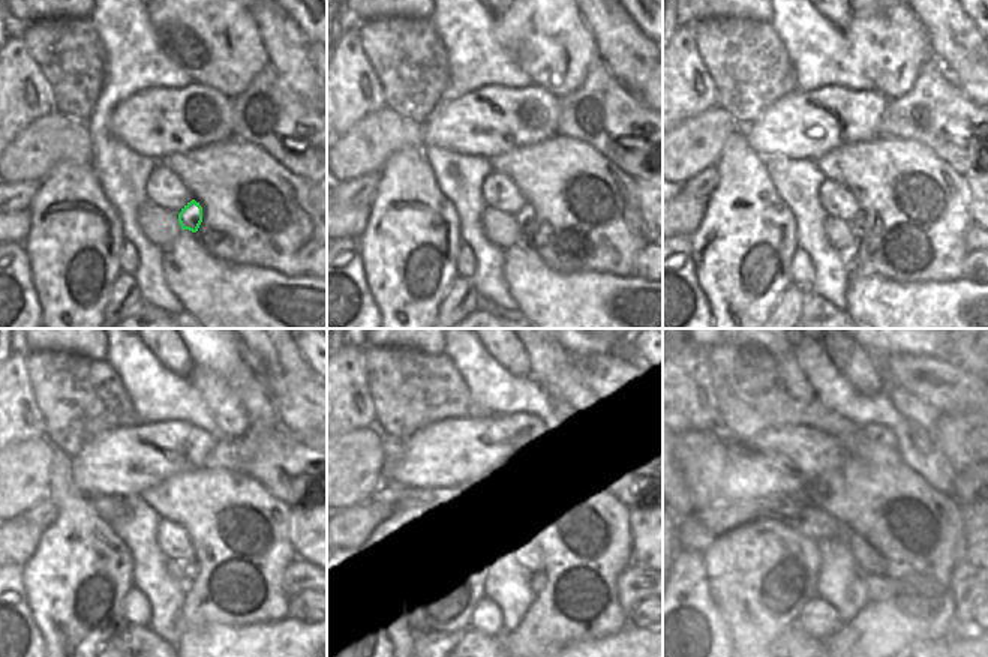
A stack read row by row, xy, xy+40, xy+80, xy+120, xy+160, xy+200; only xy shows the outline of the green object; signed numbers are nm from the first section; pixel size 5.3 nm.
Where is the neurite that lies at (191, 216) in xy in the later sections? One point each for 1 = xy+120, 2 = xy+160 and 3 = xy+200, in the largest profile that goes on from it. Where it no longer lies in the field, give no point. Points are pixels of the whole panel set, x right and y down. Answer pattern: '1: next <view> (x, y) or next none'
1: next xy+120 (191, 564)
2: next xy+160 (531, 572)
3: next xy+200 (874, 582)

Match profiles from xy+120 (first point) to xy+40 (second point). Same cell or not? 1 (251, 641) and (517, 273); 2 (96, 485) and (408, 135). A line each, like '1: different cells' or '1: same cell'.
1: same cell
2: different cells

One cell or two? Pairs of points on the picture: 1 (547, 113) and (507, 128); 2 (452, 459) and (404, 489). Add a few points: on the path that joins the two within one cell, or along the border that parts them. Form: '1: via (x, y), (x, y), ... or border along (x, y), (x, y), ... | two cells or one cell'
1: via (537, 117), (528, 126), (517, 126) | one cell
2: via (440, 459), (416, 479) | one cell

